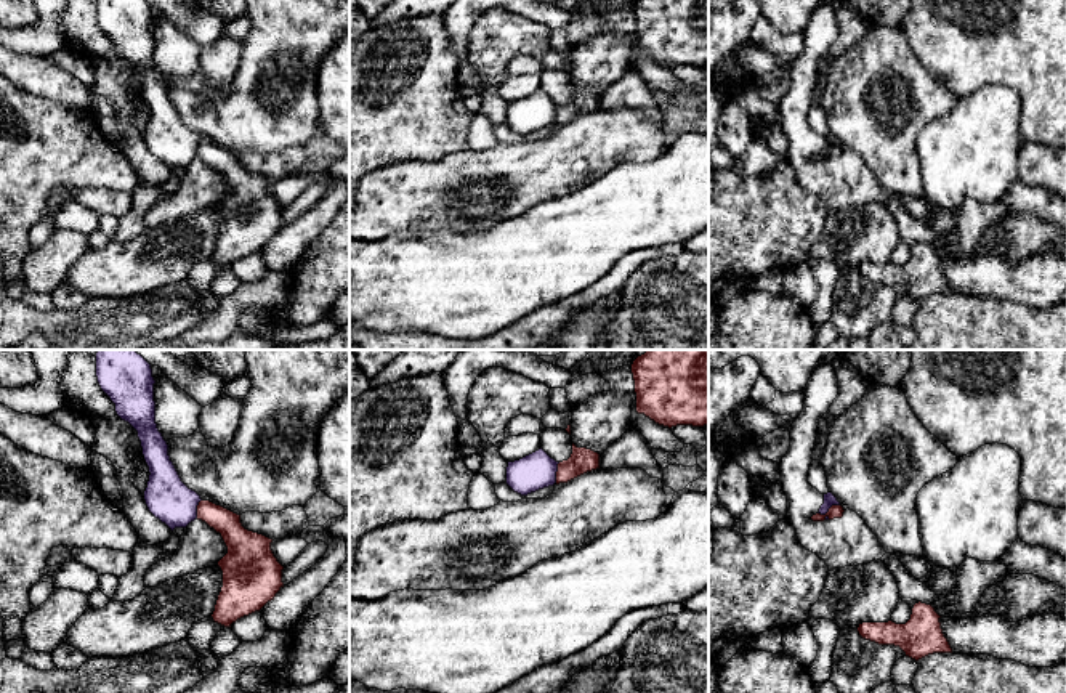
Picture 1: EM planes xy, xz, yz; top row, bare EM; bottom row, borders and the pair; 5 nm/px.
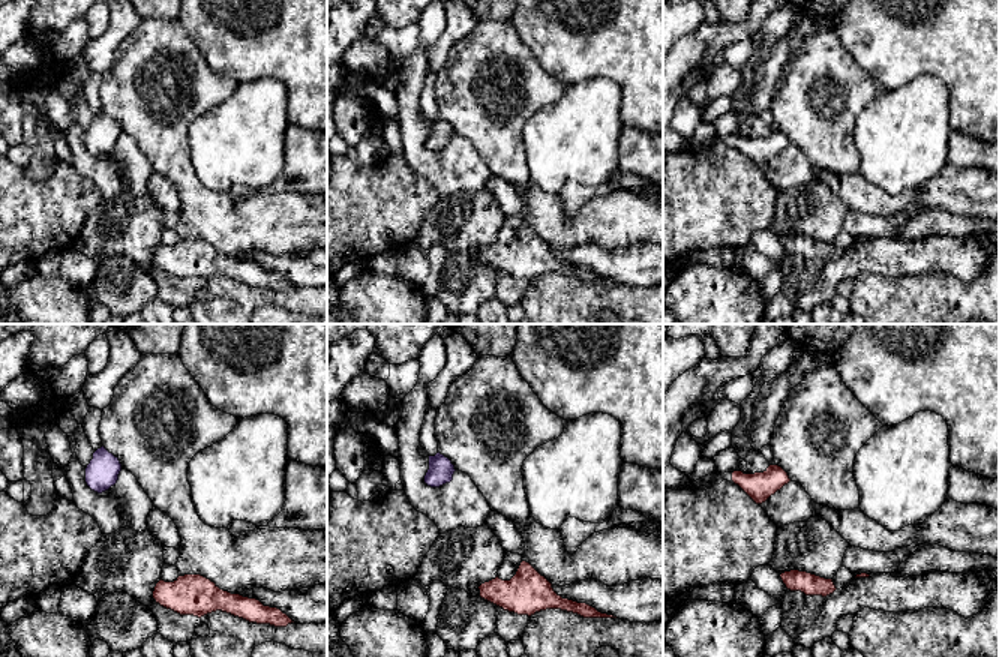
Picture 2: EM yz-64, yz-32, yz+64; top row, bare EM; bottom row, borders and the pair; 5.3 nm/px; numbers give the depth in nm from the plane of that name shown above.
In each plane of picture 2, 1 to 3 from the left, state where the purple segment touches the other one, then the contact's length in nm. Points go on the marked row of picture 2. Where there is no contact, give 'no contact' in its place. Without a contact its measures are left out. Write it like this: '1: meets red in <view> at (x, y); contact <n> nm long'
1: no contact
2: no contact
3: no contact

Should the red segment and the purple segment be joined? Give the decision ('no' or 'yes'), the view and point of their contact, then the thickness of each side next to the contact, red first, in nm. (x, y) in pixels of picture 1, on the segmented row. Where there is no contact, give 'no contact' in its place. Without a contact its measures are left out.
no | yz (829, 510) | 60/60 nm

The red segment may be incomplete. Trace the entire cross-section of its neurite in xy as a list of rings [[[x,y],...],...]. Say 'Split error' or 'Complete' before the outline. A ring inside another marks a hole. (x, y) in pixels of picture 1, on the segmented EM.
Complete. [[[200,500],[197,520],[220,533],[228,547],[228,553],[218,561],[223,587],[212,618],[231,627],[237,619],[260,611],[274,600],[284,587],[284,566],[271,550],[273,539],[245,529],[240,515],[210,500]]]

